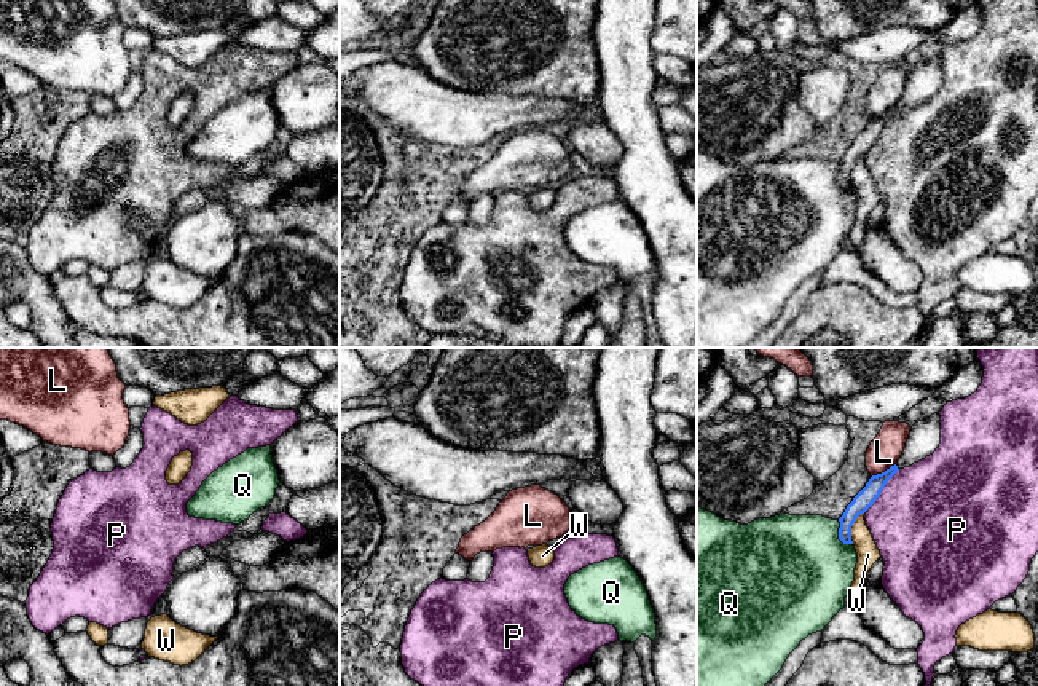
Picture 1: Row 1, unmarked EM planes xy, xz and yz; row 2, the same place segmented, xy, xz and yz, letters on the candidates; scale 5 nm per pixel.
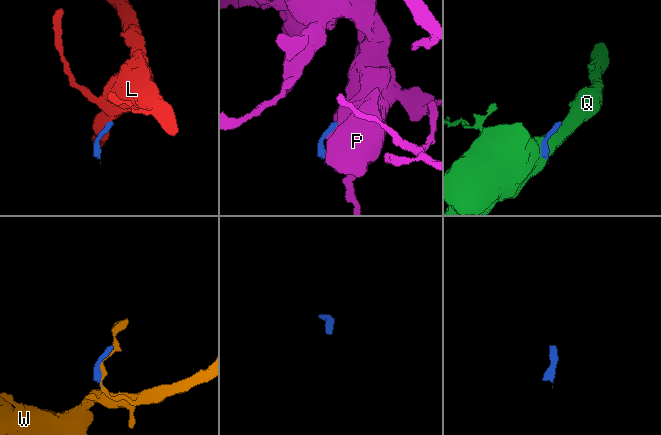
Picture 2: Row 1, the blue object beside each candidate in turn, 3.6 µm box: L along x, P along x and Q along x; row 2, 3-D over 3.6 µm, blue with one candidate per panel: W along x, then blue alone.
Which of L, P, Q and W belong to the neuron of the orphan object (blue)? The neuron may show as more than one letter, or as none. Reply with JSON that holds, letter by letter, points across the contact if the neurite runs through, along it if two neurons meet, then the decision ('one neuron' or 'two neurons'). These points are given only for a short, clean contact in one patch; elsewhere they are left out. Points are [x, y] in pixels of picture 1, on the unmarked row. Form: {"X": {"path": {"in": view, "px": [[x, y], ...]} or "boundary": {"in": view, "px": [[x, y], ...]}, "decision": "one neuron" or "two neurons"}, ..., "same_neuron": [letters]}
{"L": {"boundary": {"in": "yz", "px": [[895, 106], [871, 120]]}, "decision": "two neurons"}, "P": {"boundary": {"in": "yz", "px": [[900, 112], [864, 153]]}, "decision": "two neurons"}, "Q": {"boundary": {"in": "yz", "px": [[837, 163], [839, 181], [852, 187]]}, "decision": "two neurons"}, "W": {"decision": "two neurons"}, "same_neuron": []}

